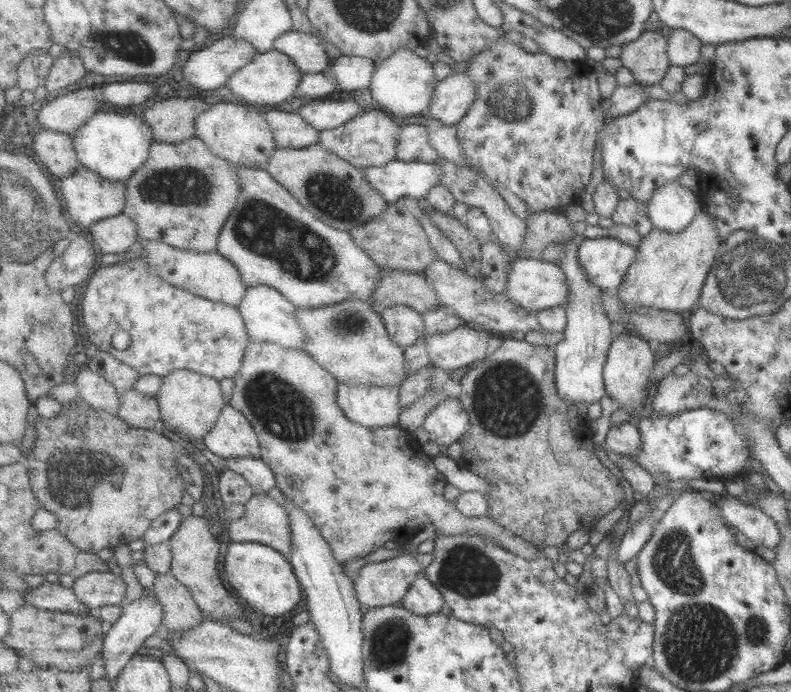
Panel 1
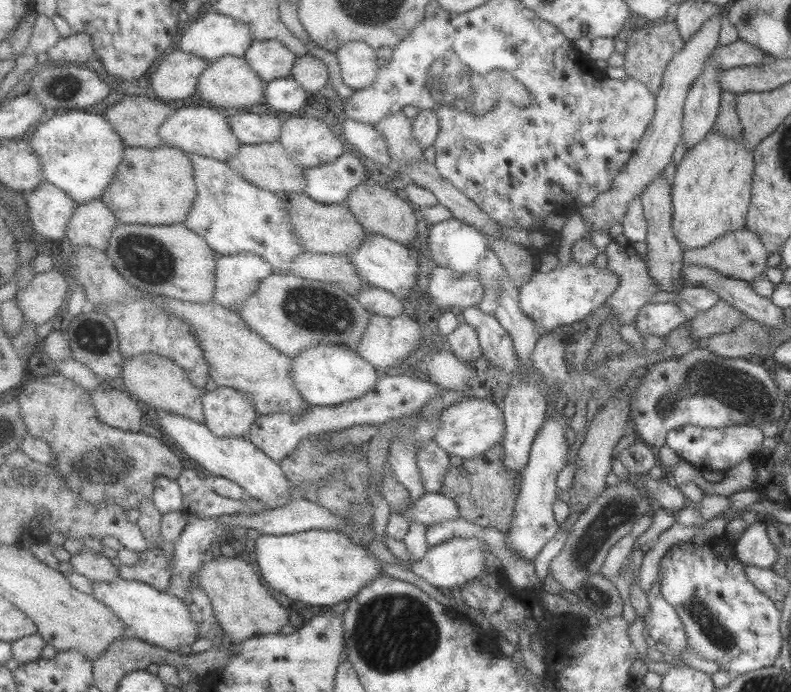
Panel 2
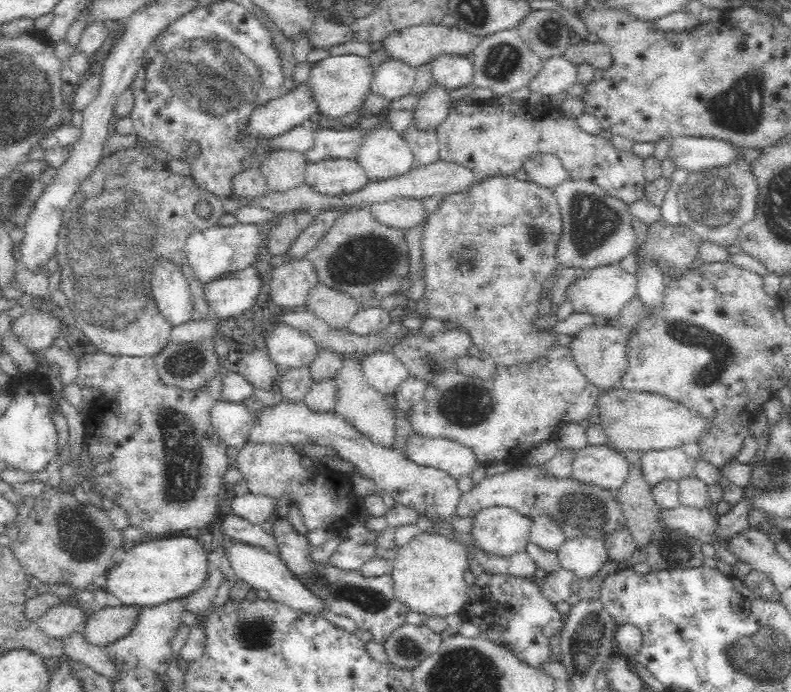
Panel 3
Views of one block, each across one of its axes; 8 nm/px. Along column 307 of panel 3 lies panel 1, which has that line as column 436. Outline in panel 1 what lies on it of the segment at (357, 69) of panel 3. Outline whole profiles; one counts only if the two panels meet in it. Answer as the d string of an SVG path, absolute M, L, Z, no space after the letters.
M400 49L390 58L378 61L374 84L367 95L372 96L370 98L372 103L376 102L376 105L397 117L422 116L423 112L431 109L440 84L441 81L436 78L433 62L426 57L418 56L416 51Z

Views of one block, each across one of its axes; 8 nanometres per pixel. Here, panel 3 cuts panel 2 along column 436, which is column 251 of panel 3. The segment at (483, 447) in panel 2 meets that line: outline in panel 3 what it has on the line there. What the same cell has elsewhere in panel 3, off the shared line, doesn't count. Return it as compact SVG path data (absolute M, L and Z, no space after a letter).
M303 402L298 404L278 403L265 408L258 417L250 435L251 442L280 442L297 445L315 443L334 448L341 459L350 461L357 470L374 480L378 491L384 491L398 504L417 510L426 517L444 519L454 512L454 506L460 498L457 477L446 470L434 466L420 466L408 460L399 449L382 446L372 442L358 432L342 417L332 413L314 413Z

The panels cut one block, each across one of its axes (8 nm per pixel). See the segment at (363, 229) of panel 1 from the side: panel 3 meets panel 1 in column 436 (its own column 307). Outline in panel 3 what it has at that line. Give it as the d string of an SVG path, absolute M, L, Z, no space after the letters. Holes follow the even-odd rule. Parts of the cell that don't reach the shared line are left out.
M363 205L354 207L340 218L337 218L334 226L331 226L322 235L319 242L316 243L311 250L308 250L304 256L304 259L314 267L314 275L316 275L318 281L327 284L334 290L349 294L356 301L357 306L362 309L366 307L380 307L382 298L386 298L386 296L391 293L396 293L400 290L402 282L405 281L404 278L408 275L409 269L408 246L401 229L384 226L383 224L374 221L374 217L370 216L368 208ZM364 236L374 236L374 238L386 240L386 244L390 244L390 246L394 248L396 260L394 260L390 272L388 272L386 276L374 280L374 282L368 282L368 284L338 284L338 282L330 276L330 256L334 256L342 244L348 244L348 242L352 242L352 240L356 240L356 238L364 238Z

